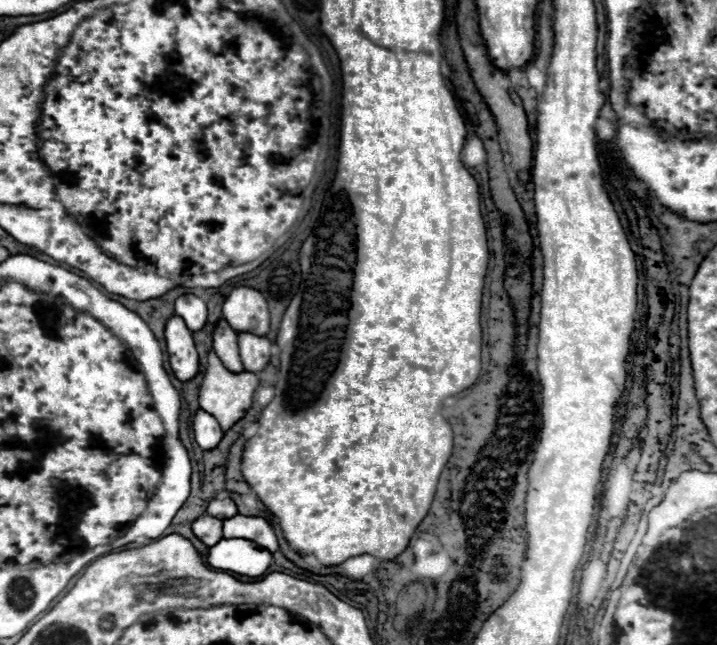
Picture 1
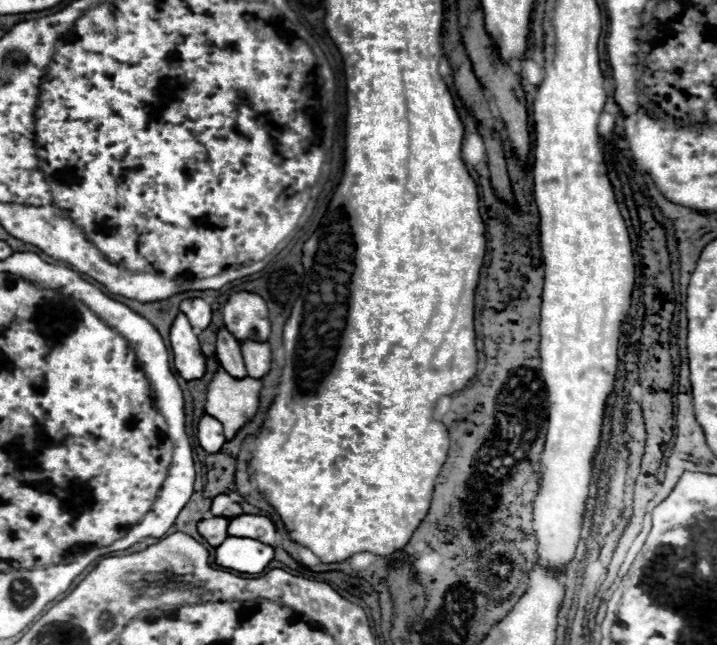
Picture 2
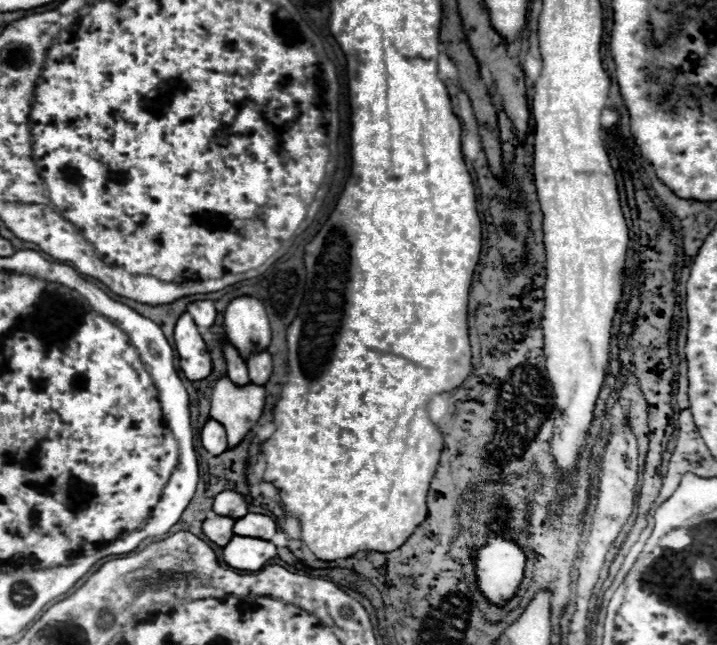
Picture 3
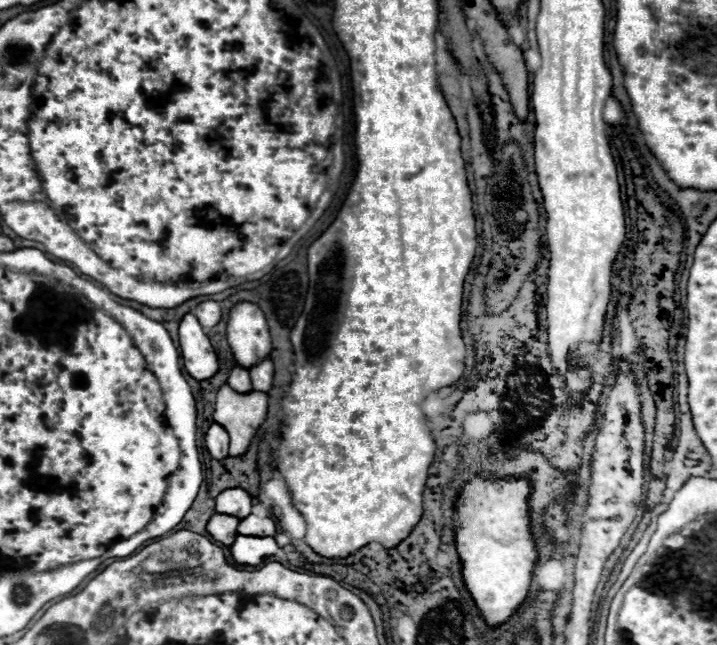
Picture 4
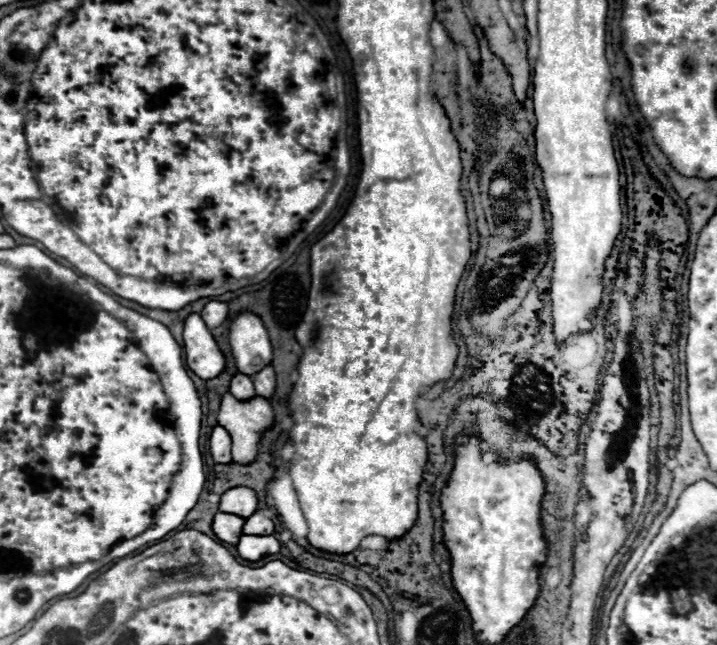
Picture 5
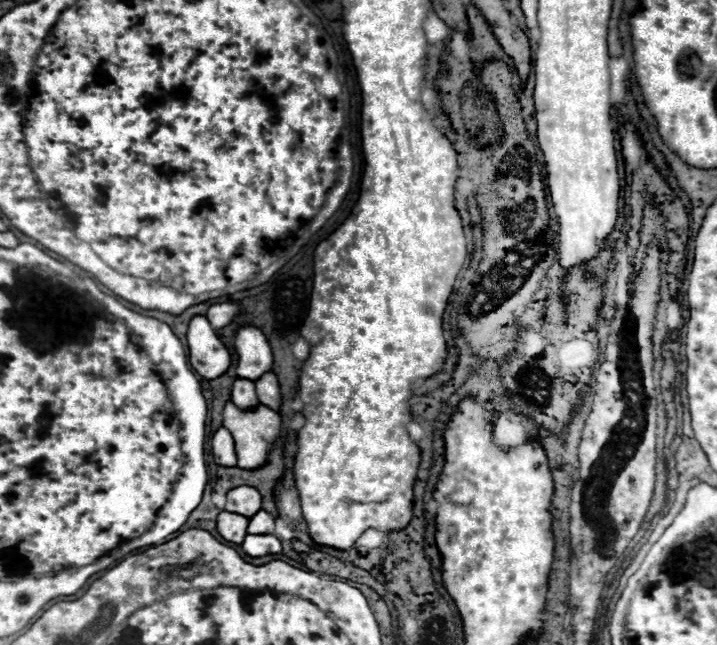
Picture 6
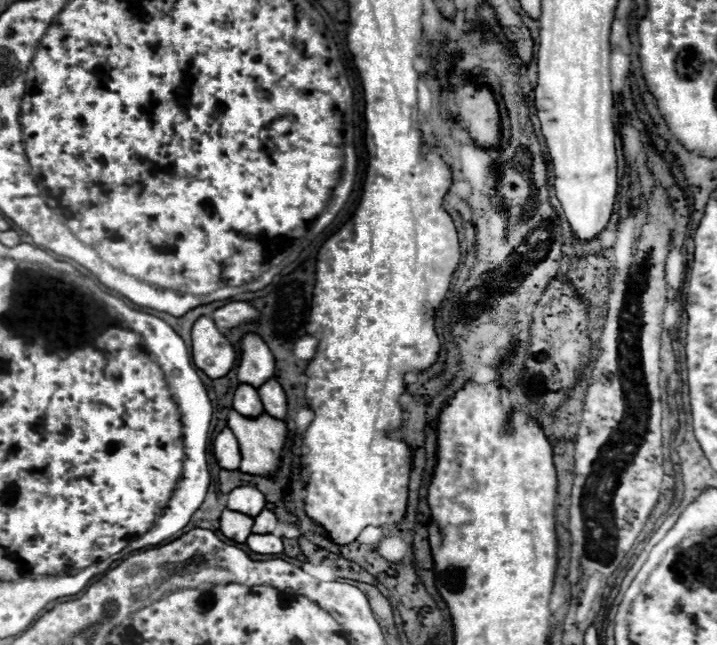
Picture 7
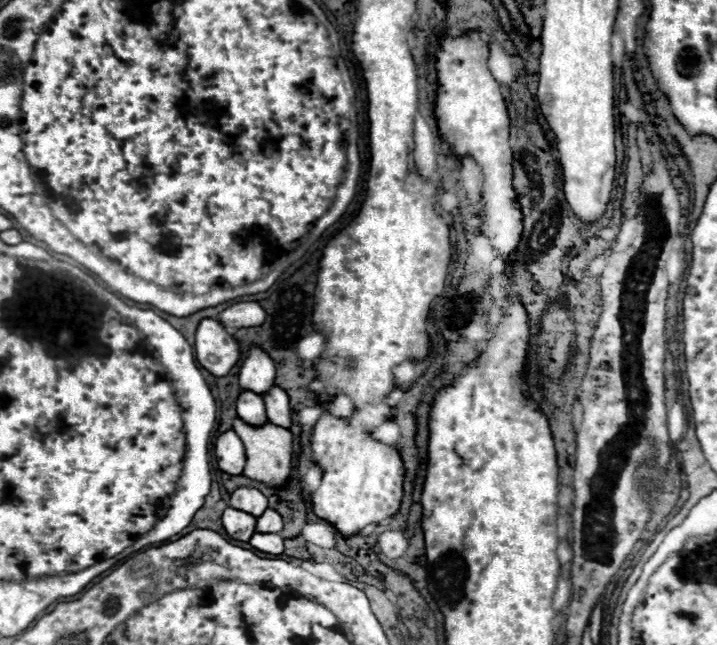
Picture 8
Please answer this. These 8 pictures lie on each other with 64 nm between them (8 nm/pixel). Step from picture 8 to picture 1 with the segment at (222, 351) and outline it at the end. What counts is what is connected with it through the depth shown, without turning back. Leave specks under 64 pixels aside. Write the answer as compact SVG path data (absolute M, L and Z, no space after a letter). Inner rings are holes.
M172 316L164 330L166 340L166 352L168 352L168 364L178 380L190 380L198 374L198 352L194 348L192 332L186 328L186 324Z

